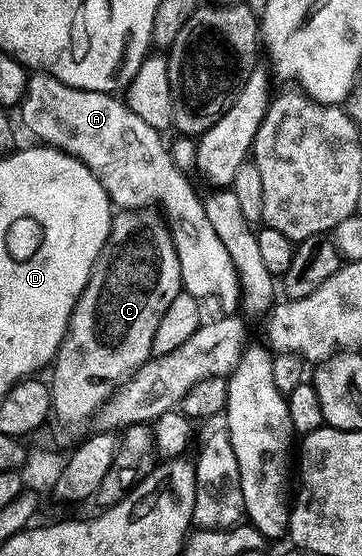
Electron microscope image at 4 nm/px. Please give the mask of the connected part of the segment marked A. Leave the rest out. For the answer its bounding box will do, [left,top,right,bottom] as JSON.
[20,72,242,312]

